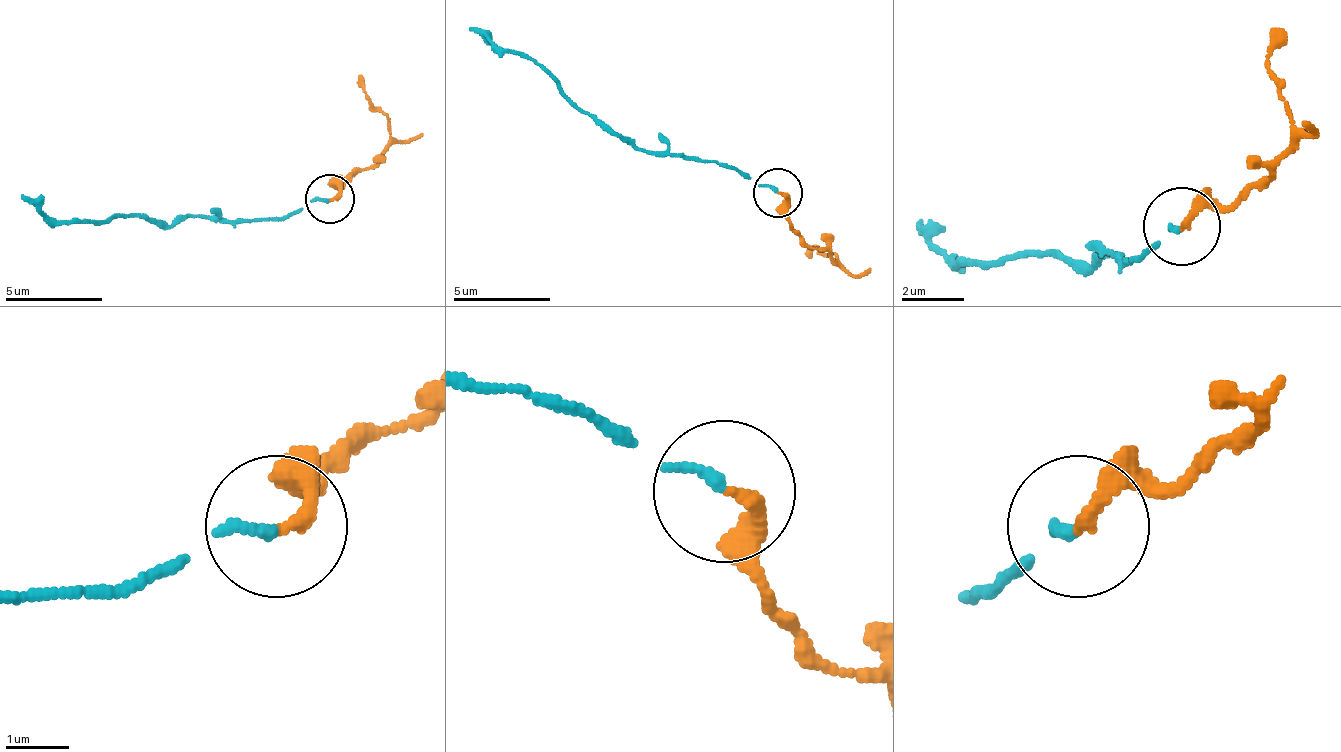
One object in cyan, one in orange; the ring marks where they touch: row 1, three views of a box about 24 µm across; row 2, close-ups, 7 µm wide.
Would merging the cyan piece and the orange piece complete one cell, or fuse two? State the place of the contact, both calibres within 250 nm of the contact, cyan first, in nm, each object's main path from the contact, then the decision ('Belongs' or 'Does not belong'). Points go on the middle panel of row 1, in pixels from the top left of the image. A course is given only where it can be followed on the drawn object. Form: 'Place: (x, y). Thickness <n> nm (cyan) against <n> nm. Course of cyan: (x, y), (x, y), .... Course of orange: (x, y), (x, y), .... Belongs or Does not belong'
Place: (777, 193). Thickness 160 nm (cyan) against 220 nm. Course of cyan: (776, 194), (713, 160), (636, 150), (616, 131), (602, 131), (529, 58), (500, 48), (471, 29). Course of orange: (776, 194), (805, 242), (839, 262), (820, 247), (805, 257). Belongs

